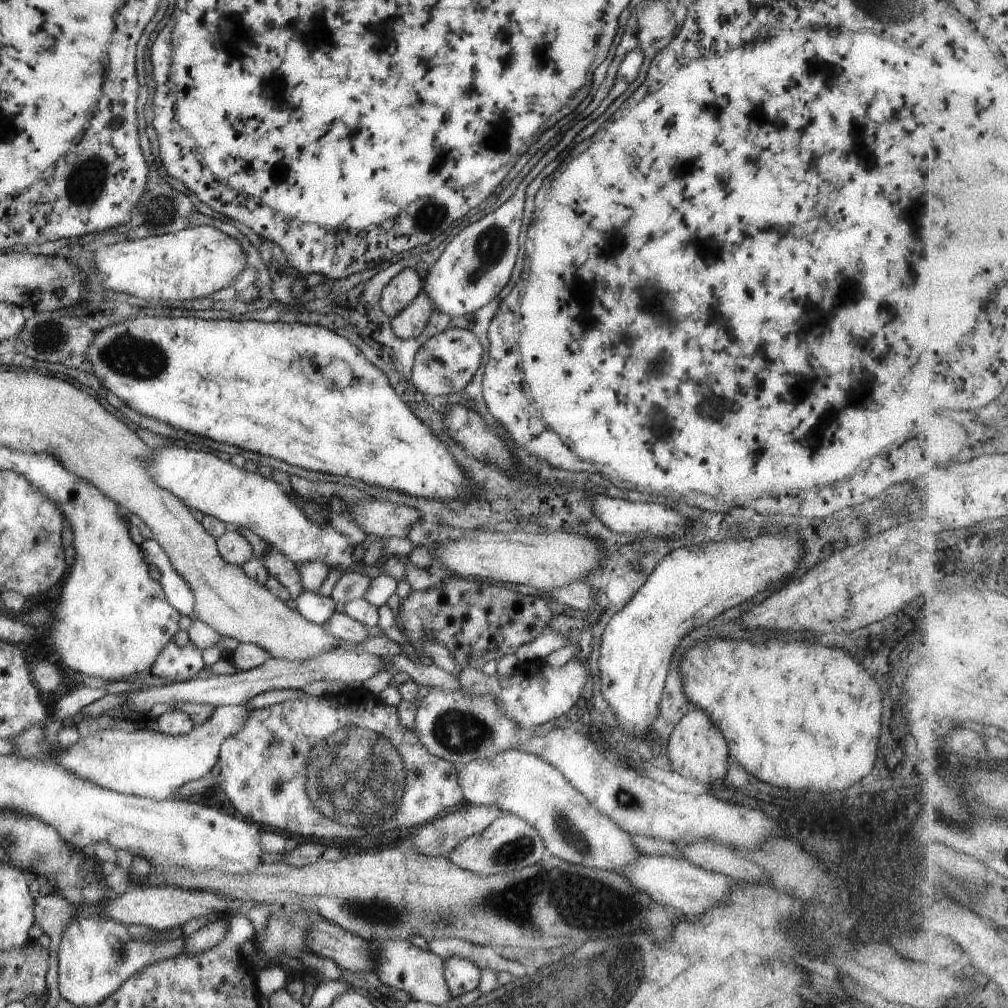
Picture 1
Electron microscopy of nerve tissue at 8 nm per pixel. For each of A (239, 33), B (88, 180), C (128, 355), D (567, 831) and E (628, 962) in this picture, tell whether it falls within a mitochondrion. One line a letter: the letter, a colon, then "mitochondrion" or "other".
A: other
B: mitochondrion
C: mitochondrion
D: mitochondrion
E: mitochondrion

